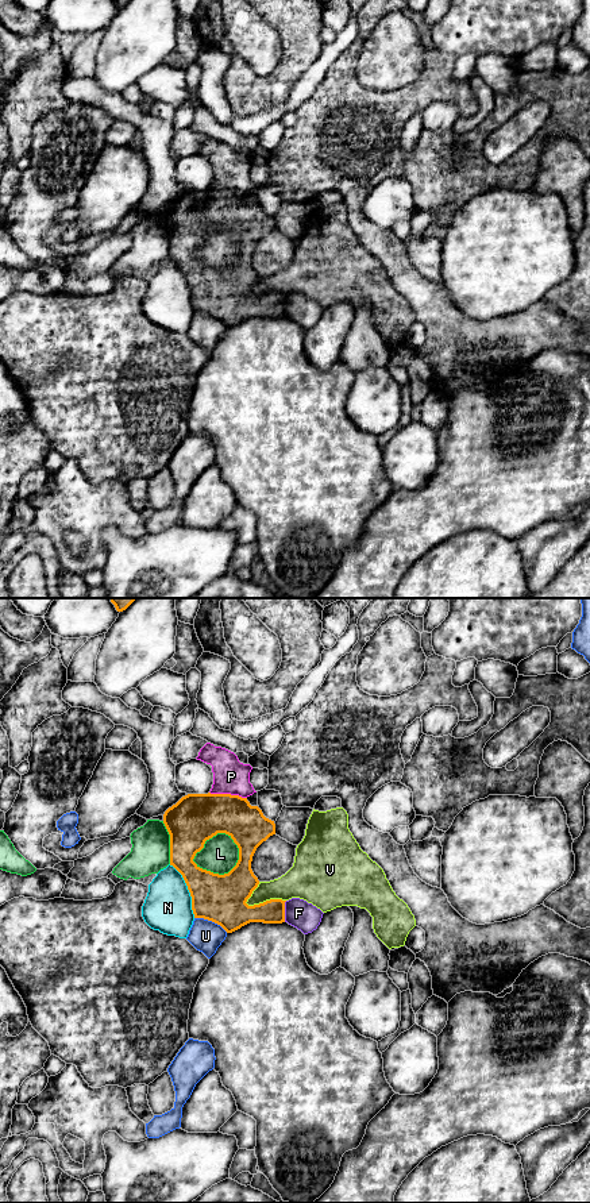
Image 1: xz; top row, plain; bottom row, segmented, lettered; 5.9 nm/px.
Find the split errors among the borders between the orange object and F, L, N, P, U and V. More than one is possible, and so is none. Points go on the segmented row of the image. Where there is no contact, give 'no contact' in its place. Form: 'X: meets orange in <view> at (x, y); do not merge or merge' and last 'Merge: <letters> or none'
F: meets orange in xz at (284, 912); do not merge
L: meets orange in xz at (213, 835); do not merge
N: meets orange in xz at (188, 889); do not merge
P: meets orange in xz at (228, 794); do not merge
U: meets orange in xz at (211, 920); do not merge
V: meets orange in xz at (266, 901); do not merge
Merge: none

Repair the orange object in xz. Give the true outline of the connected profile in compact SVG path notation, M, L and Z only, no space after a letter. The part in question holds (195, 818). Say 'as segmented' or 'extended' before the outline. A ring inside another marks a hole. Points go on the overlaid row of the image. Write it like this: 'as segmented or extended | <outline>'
as segmented | M208 793L208 794L188 794L188 795L182 797L176 805L173 805L171 807L169 807L165 811L163 824L165 824L169 834L170 834L170 865L173 865L182 875L182 878L184 878L184 880L185 880L185 883L188 886L188 890L189 890L190 897L192 897L192 910L193 910L194 918L204 918L204 919L212 921L212 922L220 925L227 933L232 933L232 932L240 929L242 926L247 925L250 922L263 922L263 924L282 924L282 922L285 922L285 902L286 901L270 899L270 901L266 901L263 903L254 905L254 906L248 906L246 903L247 899L251 897L252 891L259 884L258 878L254 875L254 872L251 870L252 856L254 856L257 848L263 841L266 841L270 836L275 834L275 824L274 824L274 821L266 818L263 816L262 810L258 806L251 806L250 802L247 801L247 798L242 798L239 795L211 794L211 793ZM217 833L228 834L239 848L239 860L238 860L236 865L228 874L224 874L224 875L219 875L219 874L213 874L211 871L203 870L193 861L196 853L200 852L204 848L205 841L212 838Z

